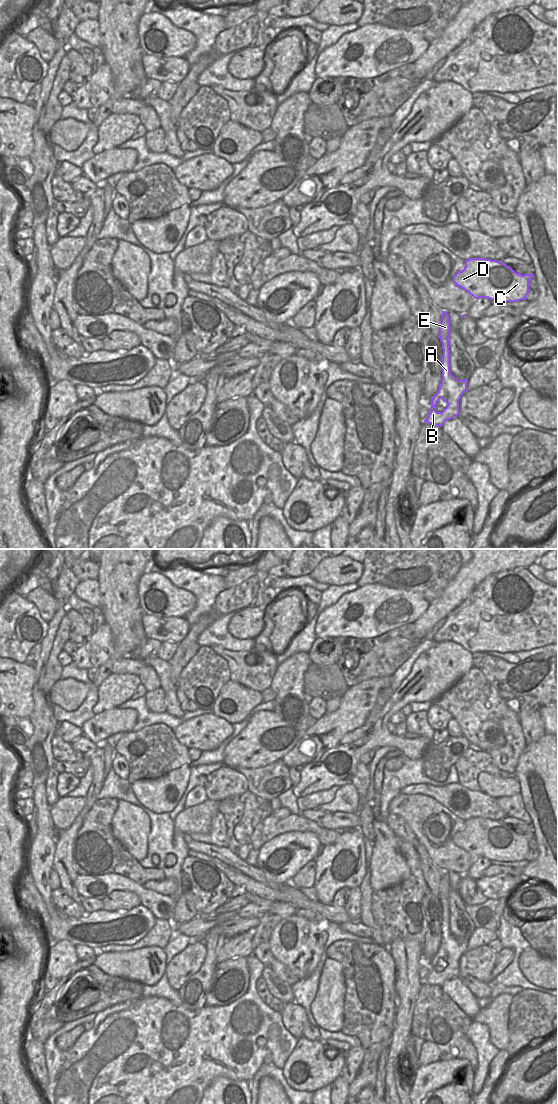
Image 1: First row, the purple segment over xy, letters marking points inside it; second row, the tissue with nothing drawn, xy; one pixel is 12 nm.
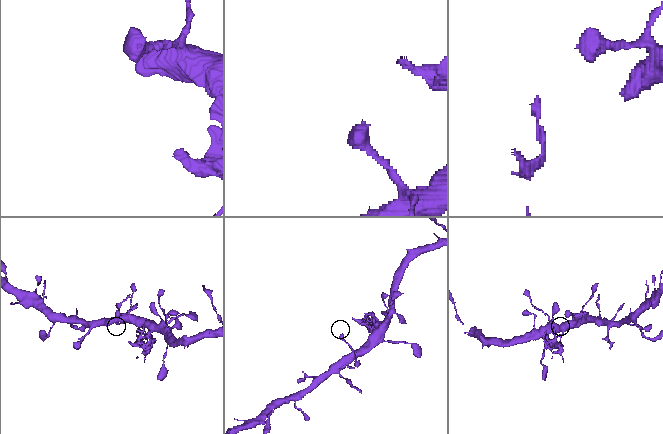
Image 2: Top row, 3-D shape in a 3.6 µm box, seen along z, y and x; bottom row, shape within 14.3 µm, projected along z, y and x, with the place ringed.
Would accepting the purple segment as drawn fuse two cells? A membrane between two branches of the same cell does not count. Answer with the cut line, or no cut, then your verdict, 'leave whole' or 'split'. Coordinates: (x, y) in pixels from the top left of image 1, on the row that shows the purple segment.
xy (439, 333), (447, 338) | split

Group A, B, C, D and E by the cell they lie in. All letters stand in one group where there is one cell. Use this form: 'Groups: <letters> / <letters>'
Groups: A B / C D E.

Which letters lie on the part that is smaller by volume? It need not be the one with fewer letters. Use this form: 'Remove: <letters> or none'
Remove: A, B

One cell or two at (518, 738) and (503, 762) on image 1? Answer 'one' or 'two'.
one

